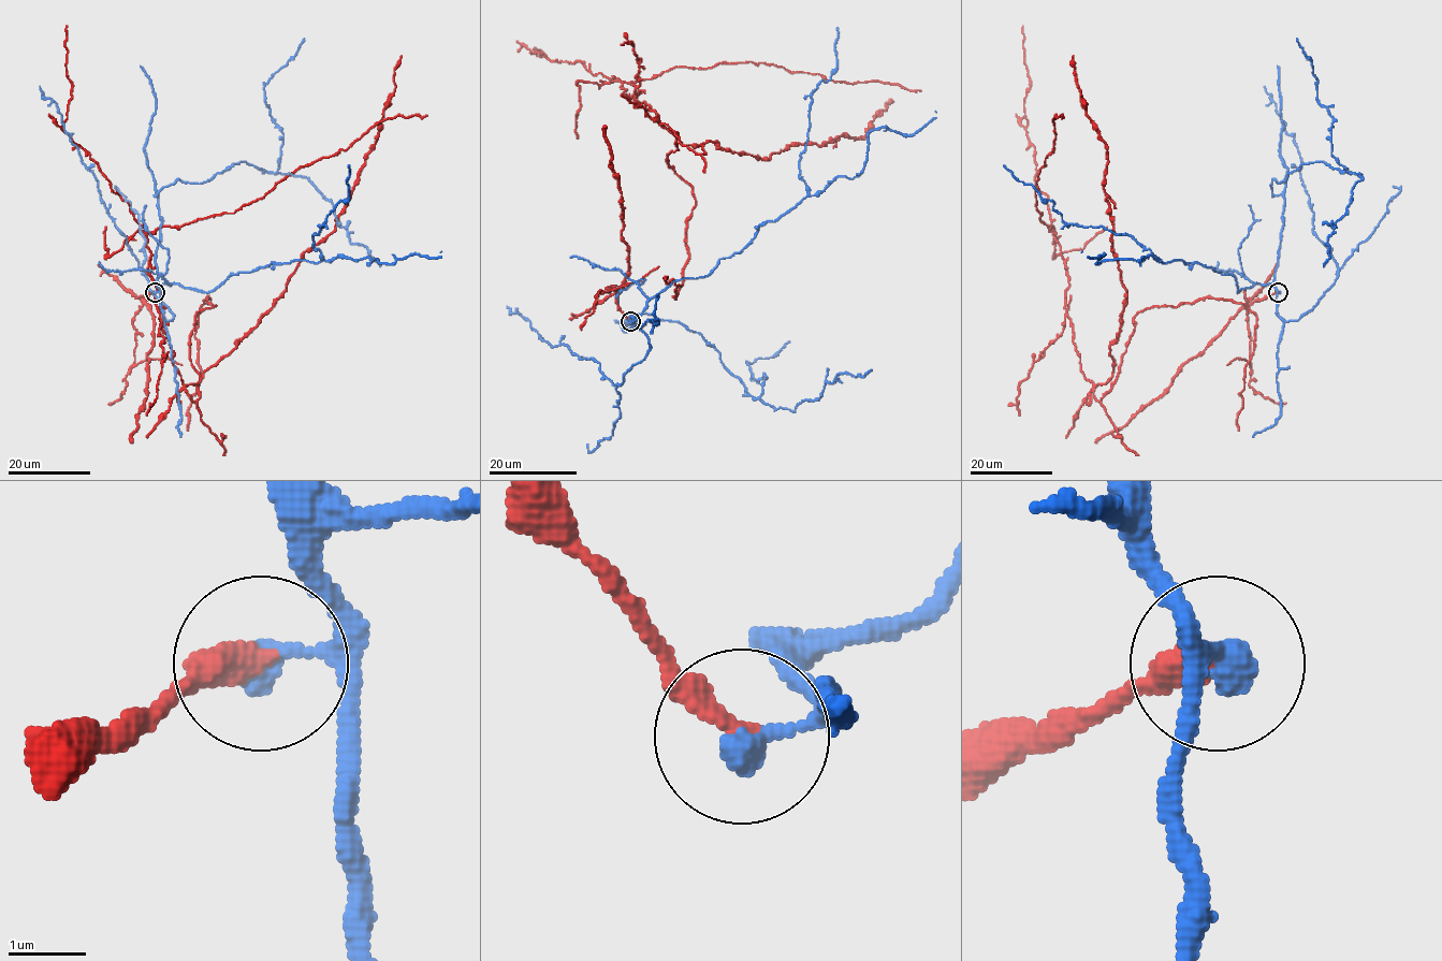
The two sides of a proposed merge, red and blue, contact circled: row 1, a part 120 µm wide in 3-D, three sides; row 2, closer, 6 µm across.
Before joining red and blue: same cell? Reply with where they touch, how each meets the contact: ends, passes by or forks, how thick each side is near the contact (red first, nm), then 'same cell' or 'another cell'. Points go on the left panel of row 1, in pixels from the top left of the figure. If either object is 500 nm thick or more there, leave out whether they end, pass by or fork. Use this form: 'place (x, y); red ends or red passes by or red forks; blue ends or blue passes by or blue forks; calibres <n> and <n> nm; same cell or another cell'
place (155, 292); red ends; blue ends; calibres 340 and 400 nm; another cell

